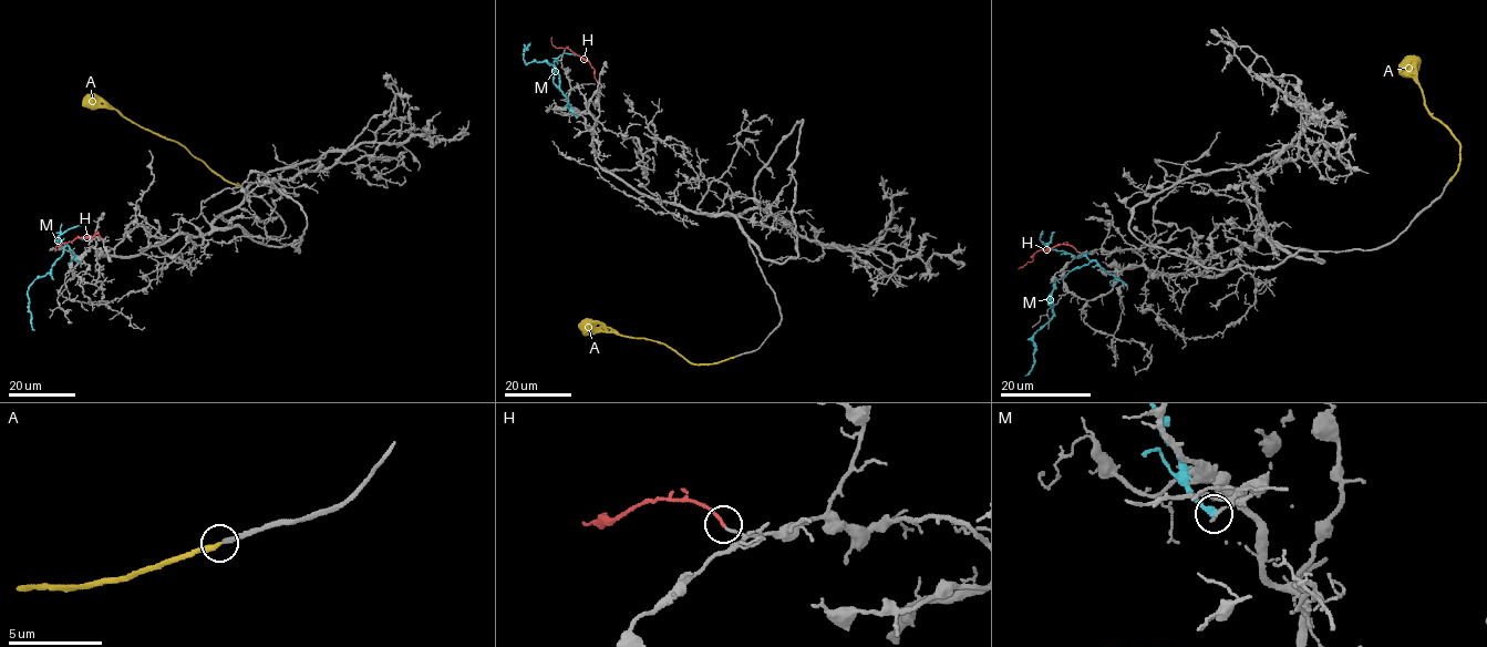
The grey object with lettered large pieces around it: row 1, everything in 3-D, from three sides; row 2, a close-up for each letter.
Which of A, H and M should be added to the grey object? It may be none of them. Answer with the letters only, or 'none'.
A

